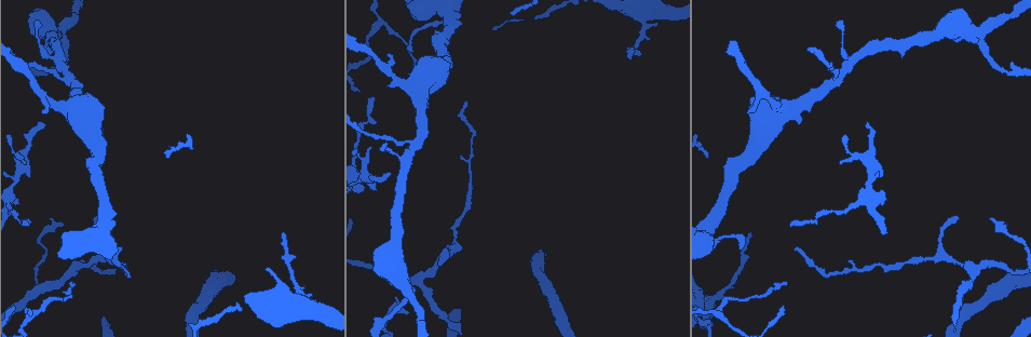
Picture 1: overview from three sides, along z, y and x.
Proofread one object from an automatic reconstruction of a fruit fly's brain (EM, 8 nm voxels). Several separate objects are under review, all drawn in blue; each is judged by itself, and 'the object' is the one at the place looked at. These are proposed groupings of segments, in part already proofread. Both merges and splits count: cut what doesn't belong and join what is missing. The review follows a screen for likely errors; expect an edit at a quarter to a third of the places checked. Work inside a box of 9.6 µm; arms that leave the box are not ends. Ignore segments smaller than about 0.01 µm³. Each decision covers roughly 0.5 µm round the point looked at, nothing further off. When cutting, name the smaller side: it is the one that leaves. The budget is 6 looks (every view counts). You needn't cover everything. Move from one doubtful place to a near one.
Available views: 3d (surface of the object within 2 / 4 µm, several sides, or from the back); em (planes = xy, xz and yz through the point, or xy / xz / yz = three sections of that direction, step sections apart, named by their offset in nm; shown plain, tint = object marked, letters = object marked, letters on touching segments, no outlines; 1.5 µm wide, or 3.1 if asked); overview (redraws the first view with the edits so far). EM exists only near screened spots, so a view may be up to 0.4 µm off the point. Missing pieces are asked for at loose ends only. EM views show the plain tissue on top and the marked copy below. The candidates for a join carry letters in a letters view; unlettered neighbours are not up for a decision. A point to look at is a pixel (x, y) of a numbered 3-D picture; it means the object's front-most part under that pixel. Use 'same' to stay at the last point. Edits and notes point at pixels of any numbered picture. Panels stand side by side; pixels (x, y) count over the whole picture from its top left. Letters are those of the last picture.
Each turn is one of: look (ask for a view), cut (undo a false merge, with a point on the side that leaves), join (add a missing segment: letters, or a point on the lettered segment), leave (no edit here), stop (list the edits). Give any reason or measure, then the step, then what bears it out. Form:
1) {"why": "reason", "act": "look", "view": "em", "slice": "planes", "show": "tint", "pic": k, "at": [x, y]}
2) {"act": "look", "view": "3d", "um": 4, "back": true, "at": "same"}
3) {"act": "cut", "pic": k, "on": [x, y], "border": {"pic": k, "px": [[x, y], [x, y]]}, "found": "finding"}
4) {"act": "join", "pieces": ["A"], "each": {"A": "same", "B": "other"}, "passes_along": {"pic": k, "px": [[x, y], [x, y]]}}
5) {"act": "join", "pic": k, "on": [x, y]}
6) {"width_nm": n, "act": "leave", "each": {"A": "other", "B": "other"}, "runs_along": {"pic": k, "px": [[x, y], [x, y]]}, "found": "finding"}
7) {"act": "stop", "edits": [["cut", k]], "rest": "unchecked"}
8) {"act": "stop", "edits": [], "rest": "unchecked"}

{"why": "branch stops here", "act": "look", "view": "em", "slice": "planes", "show": "letters", "pic": 1, "at": [41, 124]}

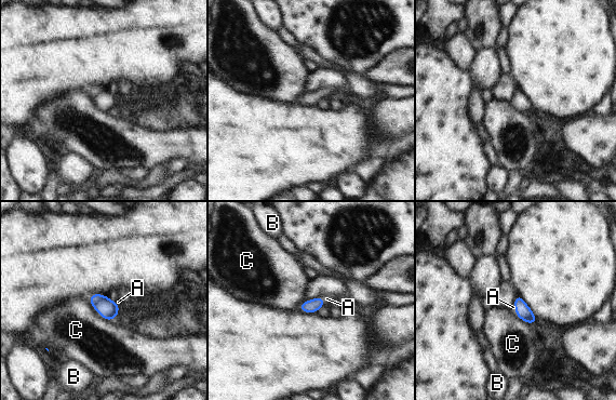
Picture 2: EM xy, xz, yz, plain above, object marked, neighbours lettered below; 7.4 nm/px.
{"act": "join", "pieces": ["A"], "each": {"A": "same", "B": "other", "C": "other"}, "passes_along": {"pic": 2, "px": [[312, 306], [323, 301], [326, 298]]}, "found": "it goes on there"}

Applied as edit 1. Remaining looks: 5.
{"why": "tapers out", "act": "look", "view": "em", "slice": "planes", "show": "tint", "pic": 1, "at": [956, 218]}

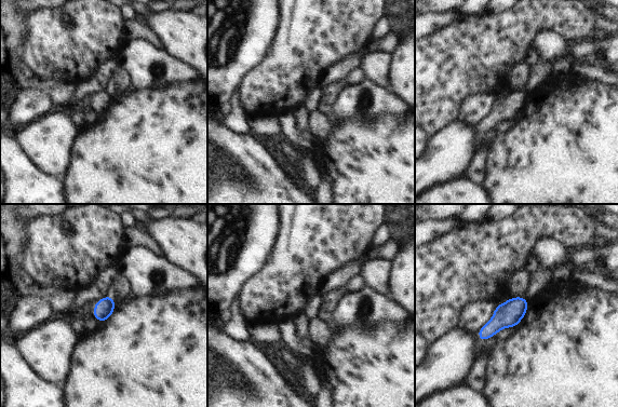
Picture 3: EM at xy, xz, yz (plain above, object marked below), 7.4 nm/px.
{"act": "look", "view": "em", "slice": "planes", "show": "letters", "at": "same"}

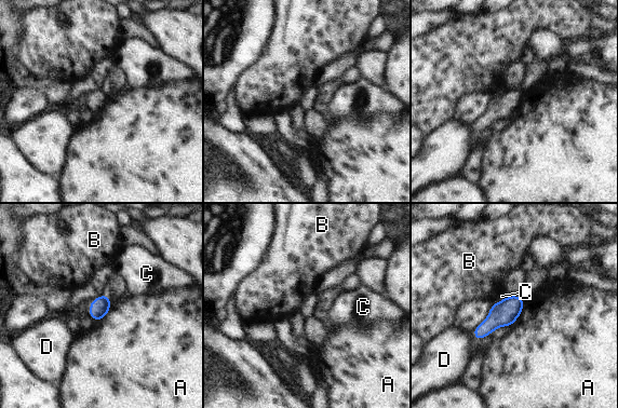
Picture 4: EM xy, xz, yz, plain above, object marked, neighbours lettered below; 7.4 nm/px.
{"act": "leave", "each": {"A": "other", "B": "other", "C": "other", "D": "other"}, "border": {"pic": 4, "px": [[523, 300], [520, 315], [510, 325]]}, "found": "no lettered segment goes on from it"}

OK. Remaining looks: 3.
{"why": "an open end", "act": "look", "view": "3d", "um": 2, "pic": 1, "at": [467, 103]}

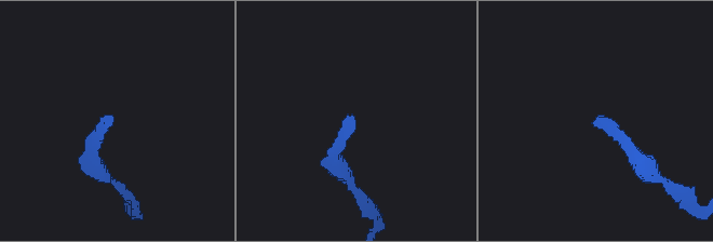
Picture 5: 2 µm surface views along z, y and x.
{"act": "look", "view": "em", "slice": "yz", "step": 8, "show": "letters", "pic": 5, "at": [597, 118]}

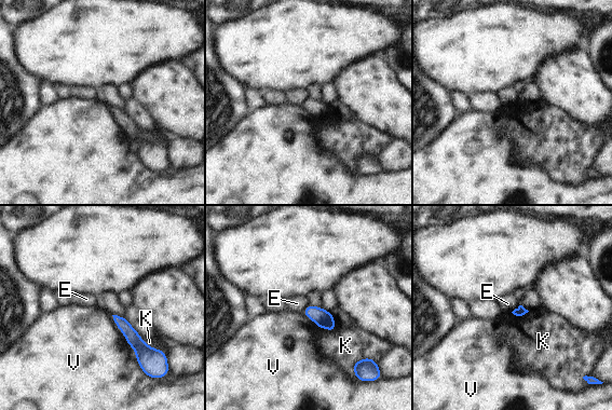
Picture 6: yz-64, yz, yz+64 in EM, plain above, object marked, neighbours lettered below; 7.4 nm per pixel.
{"act": "look", "view": "em", "slice": "planes", "show": "letters", "at": "same"}

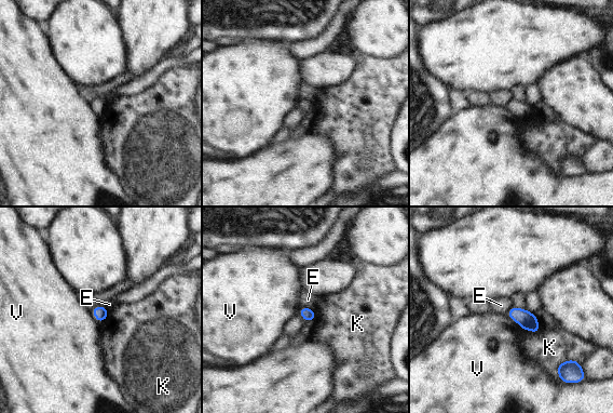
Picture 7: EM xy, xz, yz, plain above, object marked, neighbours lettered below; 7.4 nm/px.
{"width_nm": 90, "act": "leave", "each": {"E": "other", "K": "other", "V": "other"}, "border": {"pic": 7, "px": [[300, 308], [308, 307], [315, 312]]}, "found": "no lettered segment goes on from it"}

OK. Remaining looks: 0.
{"act": "stop", "edits": [["join", 2]], "rest": "unchecked"}

